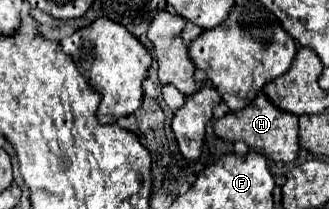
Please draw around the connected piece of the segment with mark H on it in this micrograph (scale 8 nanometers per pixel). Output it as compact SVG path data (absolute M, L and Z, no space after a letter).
M259 94L249 106L245 106L243 110L237 112L229 112L227 116L223 116L221 120L215 122L215 134L221 140L227 142L245 142L249 148L261 150L263 154L267 154L273 162L293 162L299 156L299 122L295 114L287 114L283 110L279 110L277 106L273 106L273 102L265 96Z

